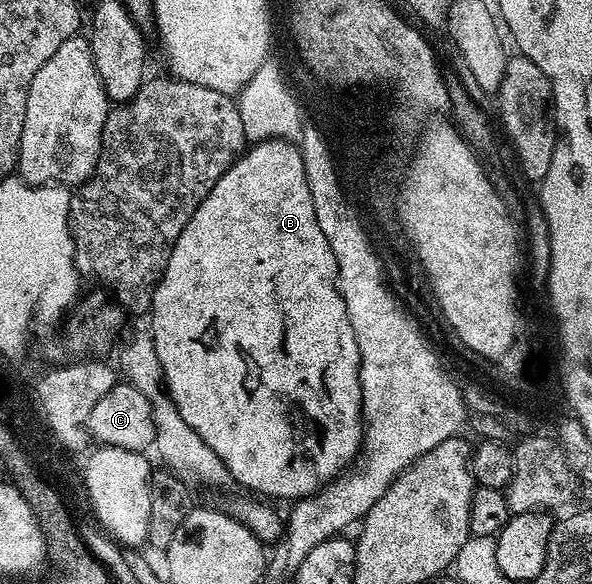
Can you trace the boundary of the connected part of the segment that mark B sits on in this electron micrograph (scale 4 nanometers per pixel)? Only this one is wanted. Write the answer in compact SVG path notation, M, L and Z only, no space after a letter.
M265 140L252 144L217 179L209 195L199 204L193 219L181 231L169 263L159 280L159 286L151 295L149 330L156 344L161 361L163 384L177 411L193 429L217 453L228 469L230 480L236 485L252 489L252 494L263 499L280 497L294 503L304 497L313 497L325 483L335 480L354 462L363 443L363 392L359 382L359 348L353 335L353 323L349 323L347 308L339 293L339 268L333 259L333 247L325 239L325 231L317 224L313 211L313 195L309 195L309 183L305 179L305 163L299 148L290 141Z

